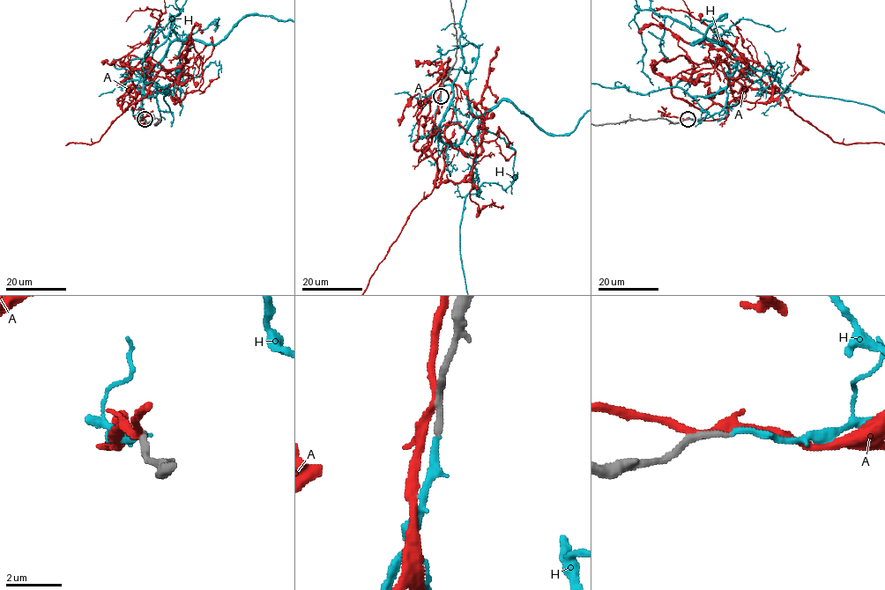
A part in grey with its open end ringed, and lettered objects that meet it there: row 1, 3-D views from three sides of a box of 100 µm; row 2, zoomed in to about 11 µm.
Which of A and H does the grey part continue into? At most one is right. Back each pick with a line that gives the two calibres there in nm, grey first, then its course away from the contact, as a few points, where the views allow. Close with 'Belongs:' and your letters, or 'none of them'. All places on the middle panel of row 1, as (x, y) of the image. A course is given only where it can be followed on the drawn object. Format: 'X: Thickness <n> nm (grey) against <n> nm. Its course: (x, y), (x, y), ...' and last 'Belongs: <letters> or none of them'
H: Thickness 220 nm (grey) against 220 nm
Belongs: H

